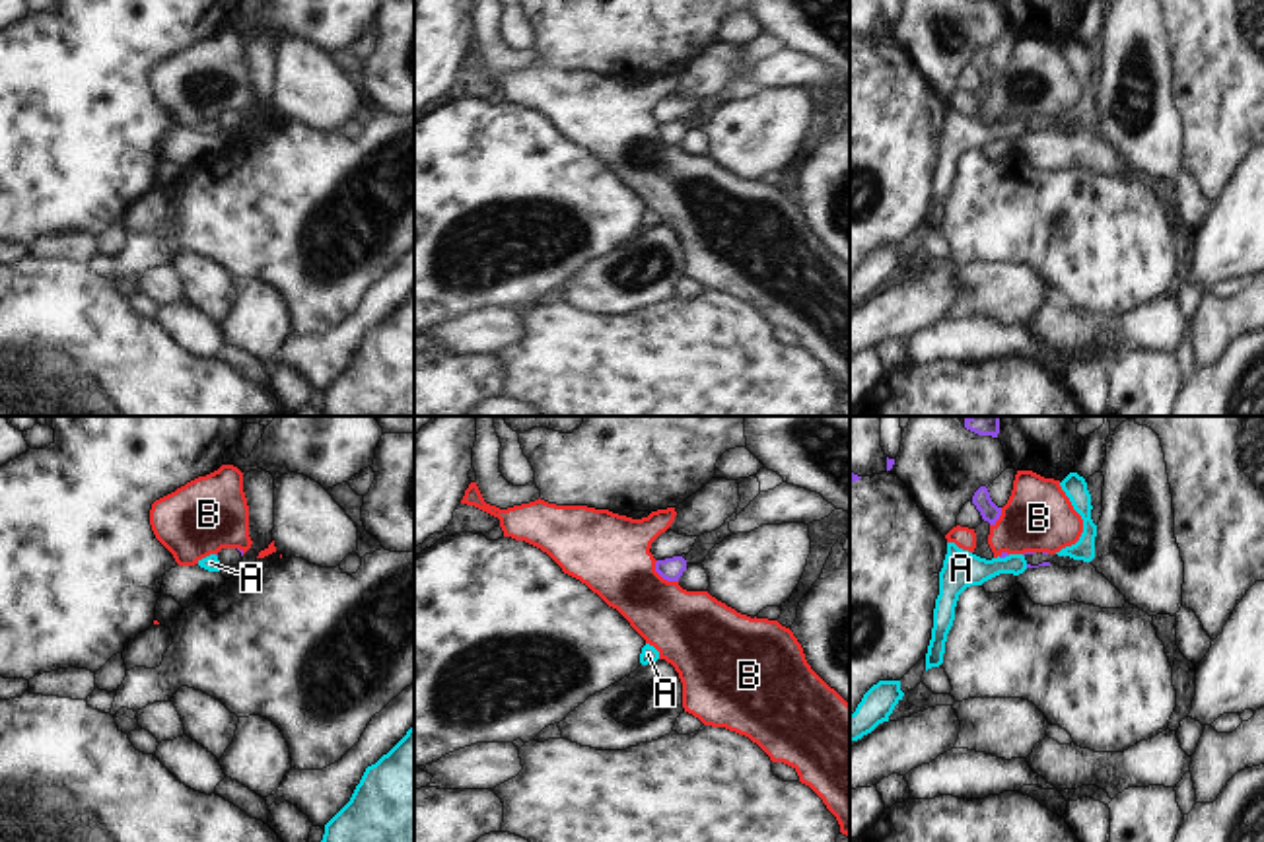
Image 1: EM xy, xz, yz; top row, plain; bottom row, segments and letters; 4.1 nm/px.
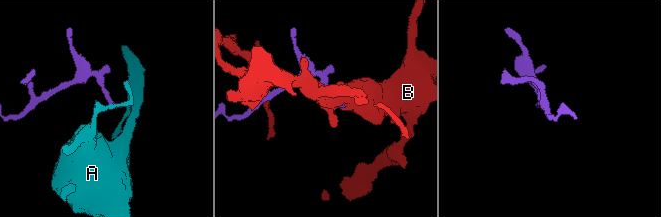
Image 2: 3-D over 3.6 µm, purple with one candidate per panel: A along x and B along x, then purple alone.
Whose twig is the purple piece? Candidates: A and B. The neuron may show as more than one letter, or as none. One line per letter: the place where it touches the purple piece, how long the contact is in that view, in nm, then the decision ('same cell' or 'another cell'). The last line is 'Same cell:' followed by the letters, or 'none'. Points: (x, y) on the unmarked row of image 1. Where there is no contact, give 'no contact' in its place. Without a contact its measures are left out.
A: yz (1004, 121) | 60 nm | another cell
B: xz (664, 142) | 130 nm | another cell
Same cell: none

